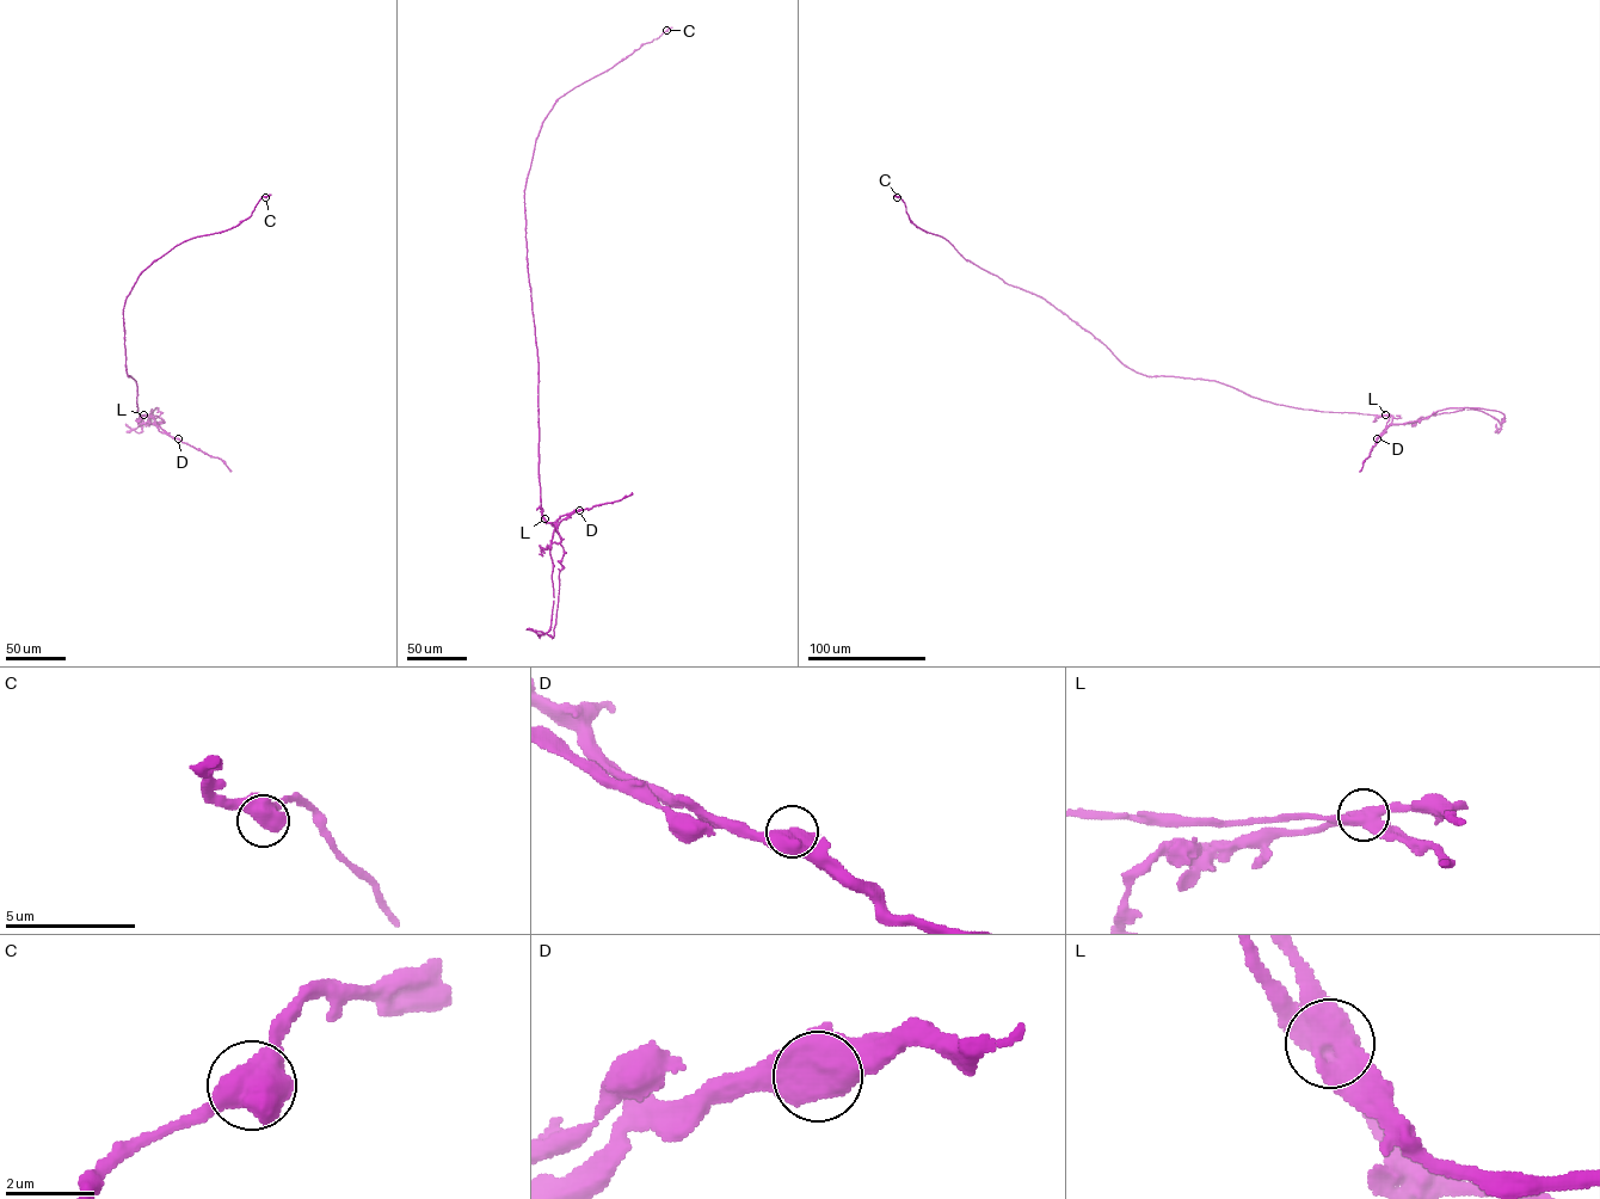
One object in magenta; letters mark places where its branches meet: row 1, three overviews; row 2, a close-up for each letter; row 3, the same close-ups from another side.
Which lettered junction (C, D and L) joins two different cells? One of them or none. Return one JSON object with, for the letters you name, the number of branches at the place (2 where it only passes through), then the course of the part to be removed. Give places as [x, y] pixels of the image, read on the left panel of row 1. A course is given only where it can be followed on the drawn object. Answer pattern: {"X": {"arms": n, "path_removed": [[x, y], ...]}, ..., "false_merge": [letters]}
{"L": {"arms": 3, "path_removed": [[143, 414], [151, 416], [155, 424], [162, 419], [157, 407], [142, 431], [125, 431]]}, "false_merge": ["L"]}

